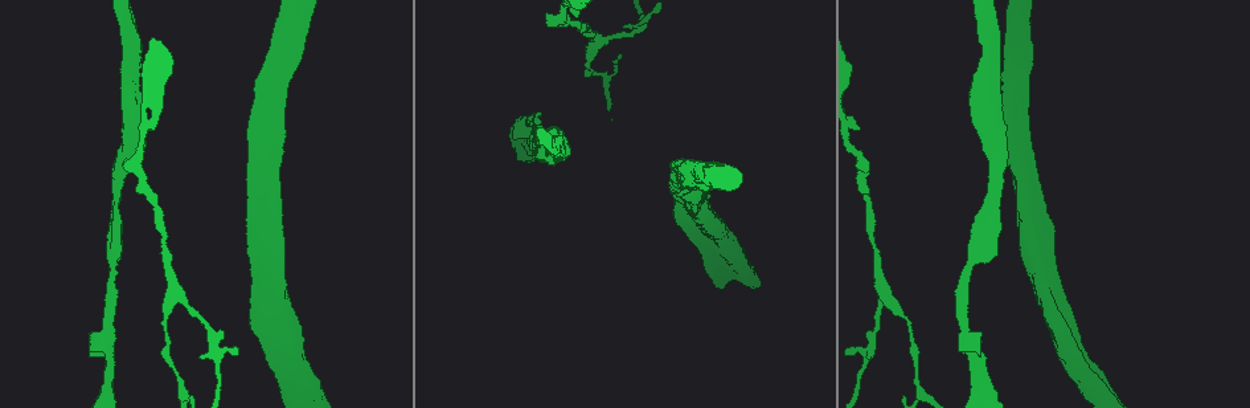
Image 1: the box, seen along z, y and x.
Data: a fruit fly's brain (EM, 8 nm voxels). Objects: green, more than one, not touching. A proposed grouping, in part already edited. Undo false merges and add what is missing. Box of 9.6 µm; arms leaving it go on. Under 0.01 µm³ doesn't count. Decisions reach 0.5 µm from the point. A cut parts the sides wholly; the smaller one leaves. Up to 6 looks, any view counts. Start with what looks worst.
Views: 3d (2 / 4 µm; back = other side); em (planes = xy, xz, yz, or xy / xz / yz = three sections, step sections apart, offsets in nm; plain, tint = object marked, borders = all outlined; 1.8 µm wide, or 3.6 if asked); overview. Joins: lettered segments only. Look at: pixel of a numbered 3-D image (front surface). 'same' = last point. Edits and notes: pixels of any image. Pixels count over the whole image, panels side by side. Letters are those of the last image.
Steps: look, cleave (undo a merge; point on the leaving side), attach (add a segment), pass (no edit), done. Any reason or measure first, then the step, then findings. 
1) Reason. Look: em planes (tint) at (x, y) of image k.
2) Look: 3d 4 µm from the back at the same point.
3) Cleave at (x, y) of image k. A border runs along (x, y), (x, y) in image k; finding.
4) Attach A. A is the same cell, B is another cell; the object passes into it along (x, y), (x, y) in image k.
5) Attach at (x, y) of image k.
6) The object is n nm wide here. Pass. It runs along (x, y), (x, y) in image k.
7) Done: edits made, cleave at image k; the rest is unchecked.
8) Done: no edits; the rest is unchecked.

Stops while still wide. Look: em 3.6 µm planes (borders) at (549, 129) of image 1.

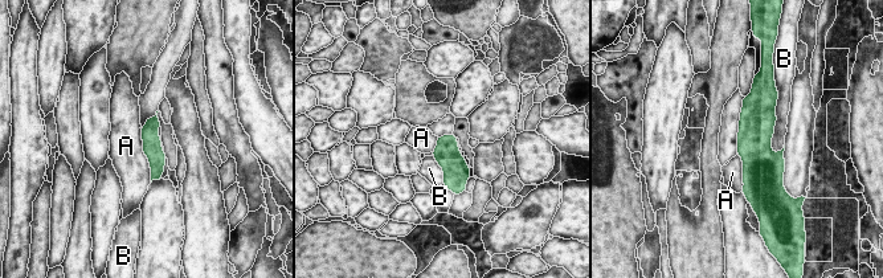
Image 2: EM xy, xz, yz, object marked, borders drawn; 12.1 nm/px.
Pass. A and B are other cells; it runs along (151, 121), (154, 175) in image 2; none of them fits.

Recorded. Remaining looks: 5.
Free end. Look: em yz step 8 (tint) at (857, 128) of image 1.

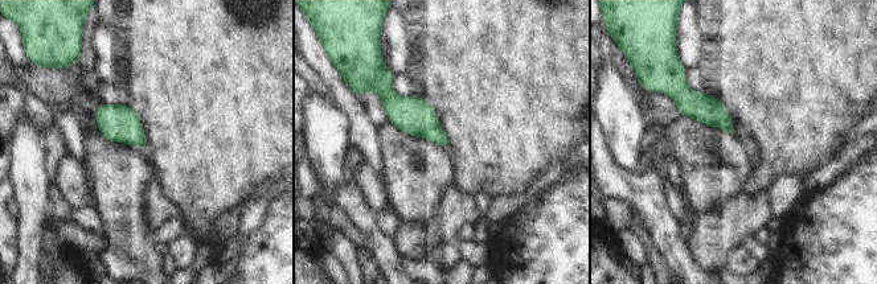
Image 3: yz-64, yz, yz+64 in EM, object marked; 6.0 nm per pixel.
Another direction. Look: em planes (borders) at the same point.

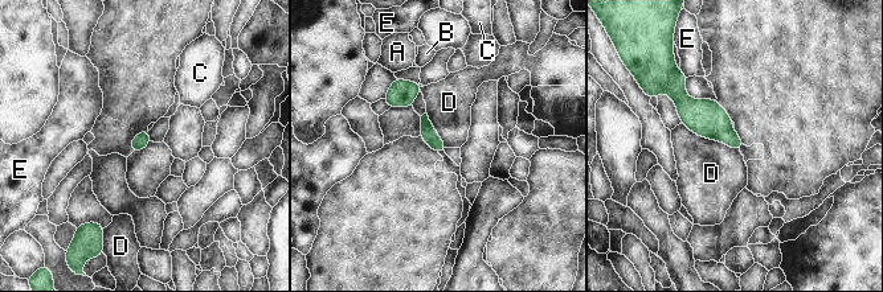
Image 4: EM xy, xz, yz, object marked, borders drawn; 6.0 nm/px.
The longest contact is with D, 400 nm. Pass. A, B, C, D and E are other cells; none of them fits.

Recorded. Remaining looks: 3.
Three-way junction. Look: em planes (borders) at (174, 289) of image 1.

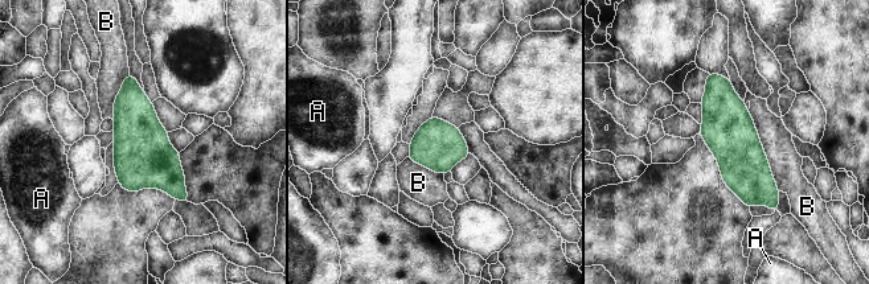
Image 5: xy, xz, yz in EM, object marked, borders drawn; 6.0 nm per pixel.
Pass. A and B are other cells; it runs along (710, 75), (745, 171), (775, 206) in image 5; one neuron here.

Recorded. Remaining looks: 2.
Done: no edits; the rest is unchecked.

